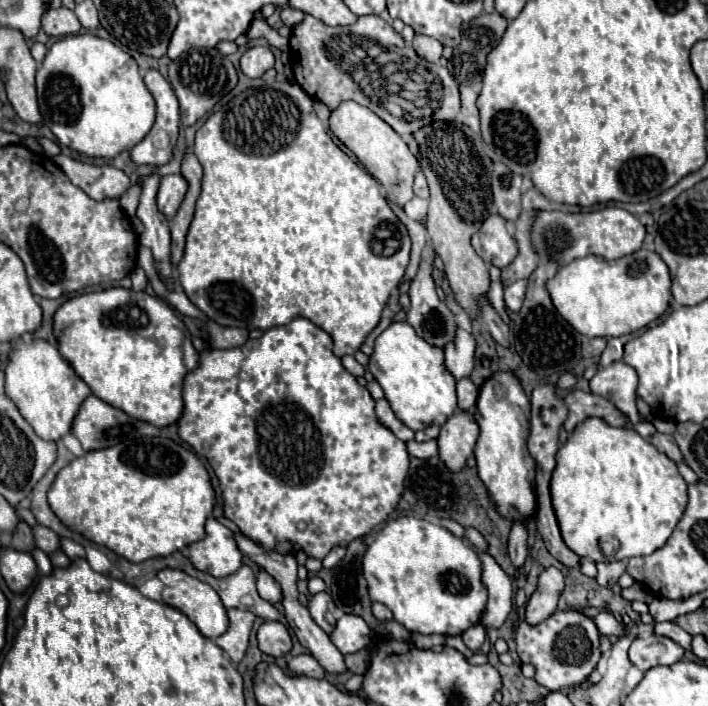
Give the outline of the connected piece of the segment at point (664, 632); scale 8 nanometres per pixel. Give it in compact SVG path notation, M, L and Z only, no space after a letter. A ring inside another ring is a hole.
M654 622L654 634L660 634L660 636L666 636L670 640L674 640L676 644L680 644L684 650L690 650L690 642L692 642L692 636L688 632L684 632L678 624L674 622Z

